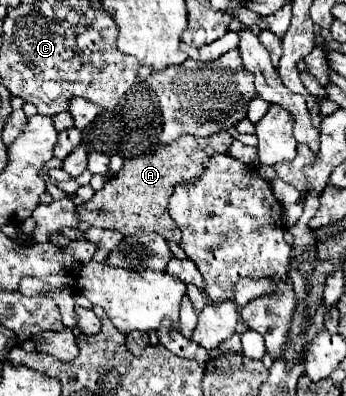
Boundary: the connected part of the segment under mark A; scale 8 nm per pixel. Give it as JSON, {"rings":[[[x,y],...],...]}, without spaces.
{"rings":[[[229,132],[213,134],[207,138],[193,138],[193,136],[181,136],[177,138],[177,144],[165,144],[159,146],[155,152],[149,152],[149,148],[141,150],[137,158],[125,160],[123,168],[107,180],[107,184],[95,192],[89,204],[79,206],[79,218],[99,228],[109,230],[121,230],[127,234],[151,234],[157,232],[165,240],[181,240],[181,230],[177,230],[177,224],[171,220],[167,210],[167,198],[173,192],[173,186],[183,180],[195,180],[201,176],[207,160],[215,152],[227,152],[233,138]]]}

